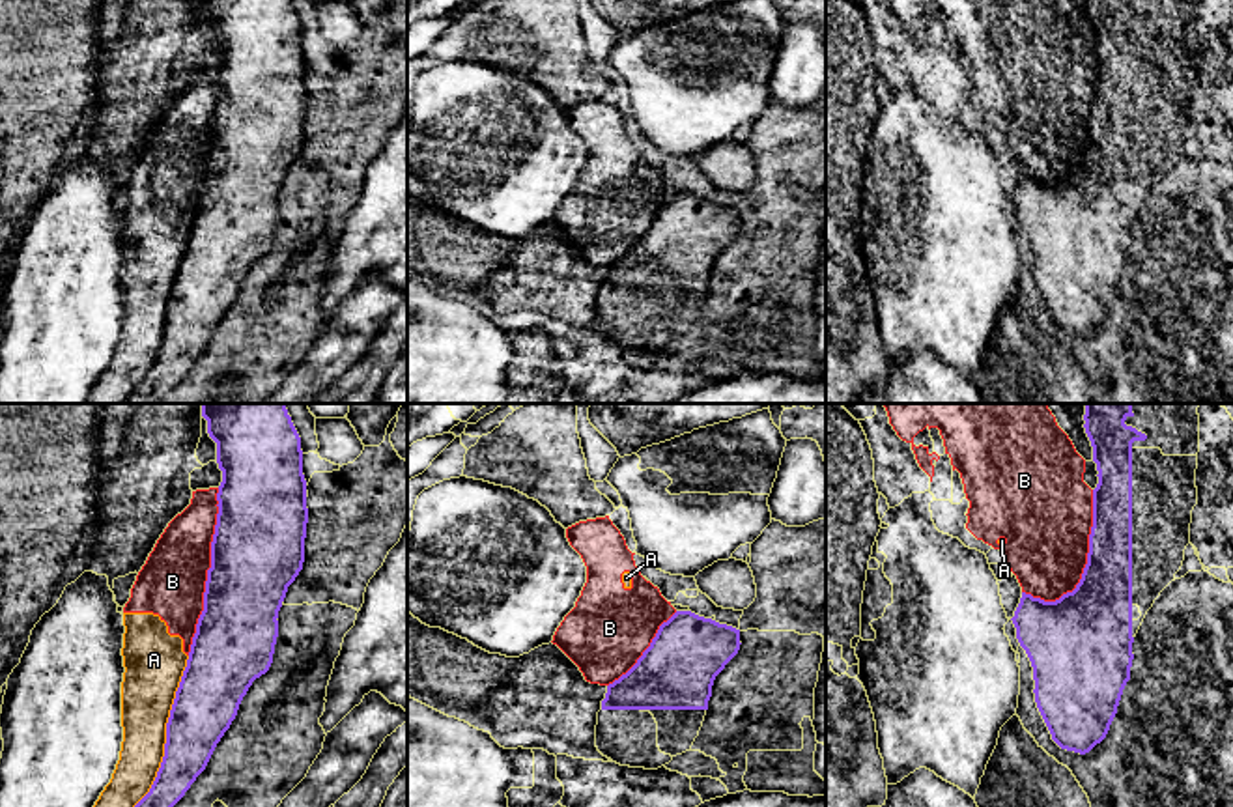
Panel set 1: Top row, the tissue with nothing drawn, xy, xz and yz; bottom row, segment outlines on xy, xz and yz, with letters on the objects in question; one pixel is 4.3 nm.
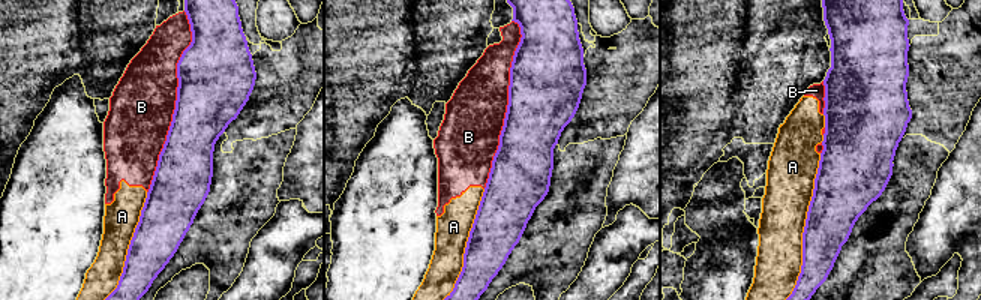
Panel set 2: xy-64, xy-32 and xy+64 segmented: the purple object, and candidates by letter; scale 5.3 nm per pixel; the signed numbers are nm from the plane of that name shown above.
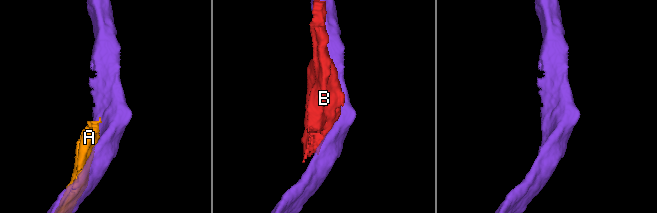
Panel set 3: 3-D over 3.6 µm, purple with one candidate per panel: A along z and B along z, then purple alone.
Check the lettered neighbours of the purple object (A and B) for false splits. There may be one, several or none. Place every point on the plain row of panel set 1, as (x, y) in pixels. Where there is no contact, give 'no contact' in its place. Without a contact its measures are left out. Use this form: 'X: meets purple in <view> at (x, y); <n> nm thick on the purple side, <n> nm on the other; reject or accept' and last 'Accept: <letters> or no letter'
A: meets purple in xy at (167, 320); 280 nm thick on the purple side, 240 nm on the other; reject
B: meets purple in xy at (208, 154); 400 nm thick on the purple side, 280 nm on the other; reject
Accept: no letter

